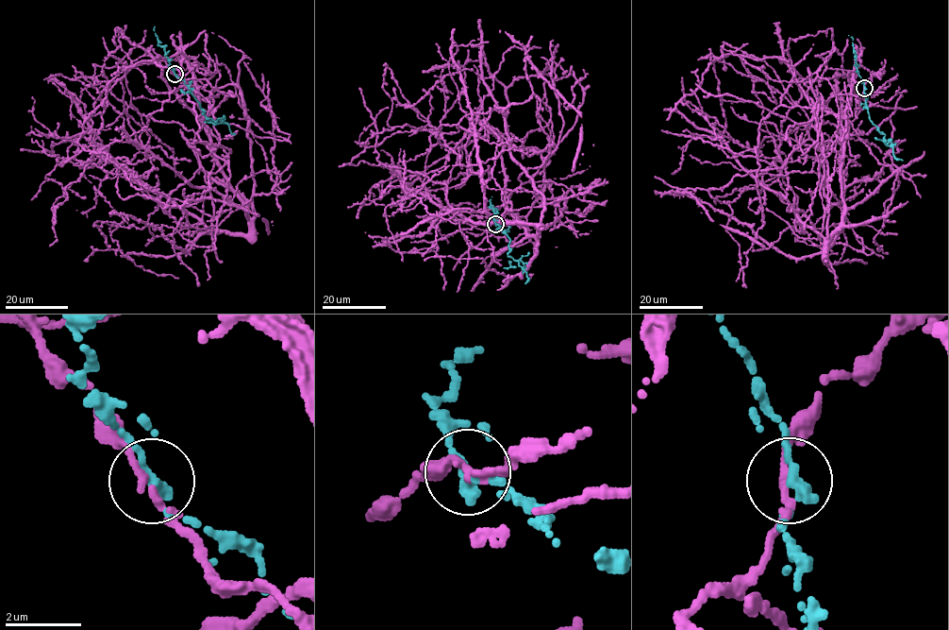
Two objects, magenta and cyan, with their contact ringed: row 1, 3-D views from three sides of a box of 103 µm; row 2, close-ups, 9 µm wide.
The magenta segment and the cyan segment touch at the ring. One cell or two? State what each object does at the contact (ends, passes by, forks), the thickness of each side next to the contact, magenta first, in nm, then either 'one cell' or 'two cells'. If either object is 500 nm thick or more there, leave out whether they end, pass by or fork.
magenta passes by; cyan ends; calibres 190 and 400 nm; two cells

